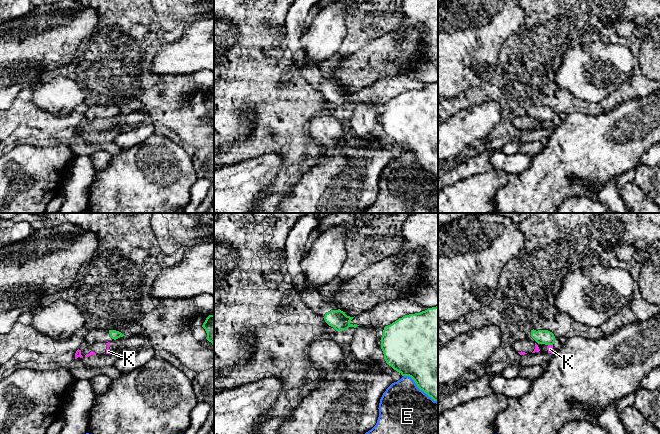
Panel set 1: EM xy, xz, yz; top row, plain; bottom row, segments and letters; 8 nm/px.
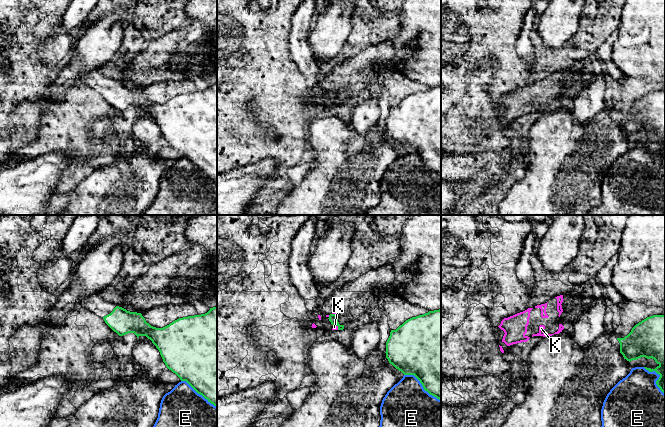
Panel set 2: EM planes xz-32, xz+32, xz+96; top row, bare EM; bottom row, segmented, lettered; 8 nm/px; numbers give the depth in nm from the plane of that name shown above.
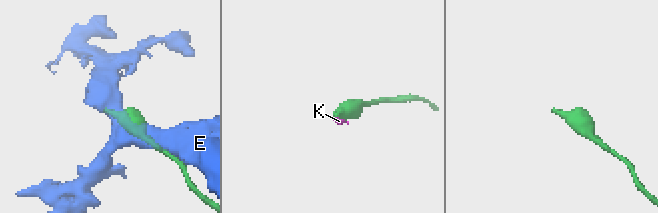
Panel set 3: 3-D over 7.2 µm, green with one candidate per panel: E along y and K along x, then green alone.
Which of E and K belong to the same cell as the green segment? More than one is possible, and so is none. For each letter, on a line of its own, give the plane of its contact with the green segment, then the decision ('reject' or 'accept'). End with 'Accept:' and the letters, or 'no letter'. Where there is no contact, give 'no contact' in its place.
E: meets green in xz; reject
K: meets green in yz; reject
Accept: no letter

